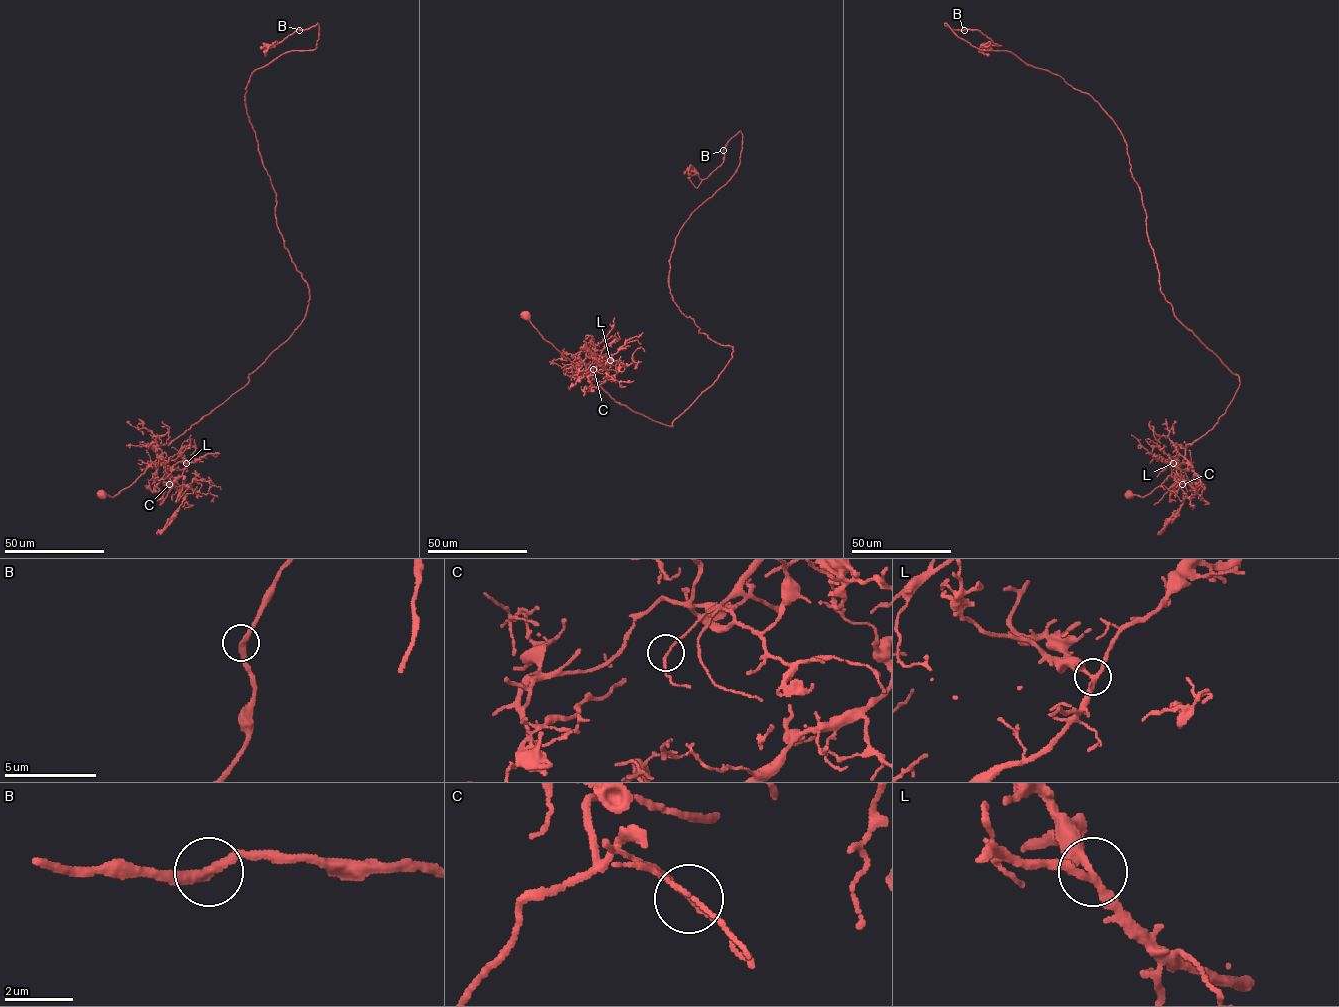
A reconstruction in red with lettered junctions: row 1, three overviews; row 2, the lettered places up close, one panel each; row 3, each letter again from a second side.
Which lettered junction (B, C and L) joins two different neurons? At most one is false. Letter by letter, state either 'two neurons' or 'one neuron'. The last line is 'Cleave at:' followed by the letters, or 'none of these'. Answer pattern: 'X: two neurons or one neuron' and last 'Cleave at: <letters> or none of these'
B: one neuron
C: two neurons
L: one neuron
Cleave at: C

